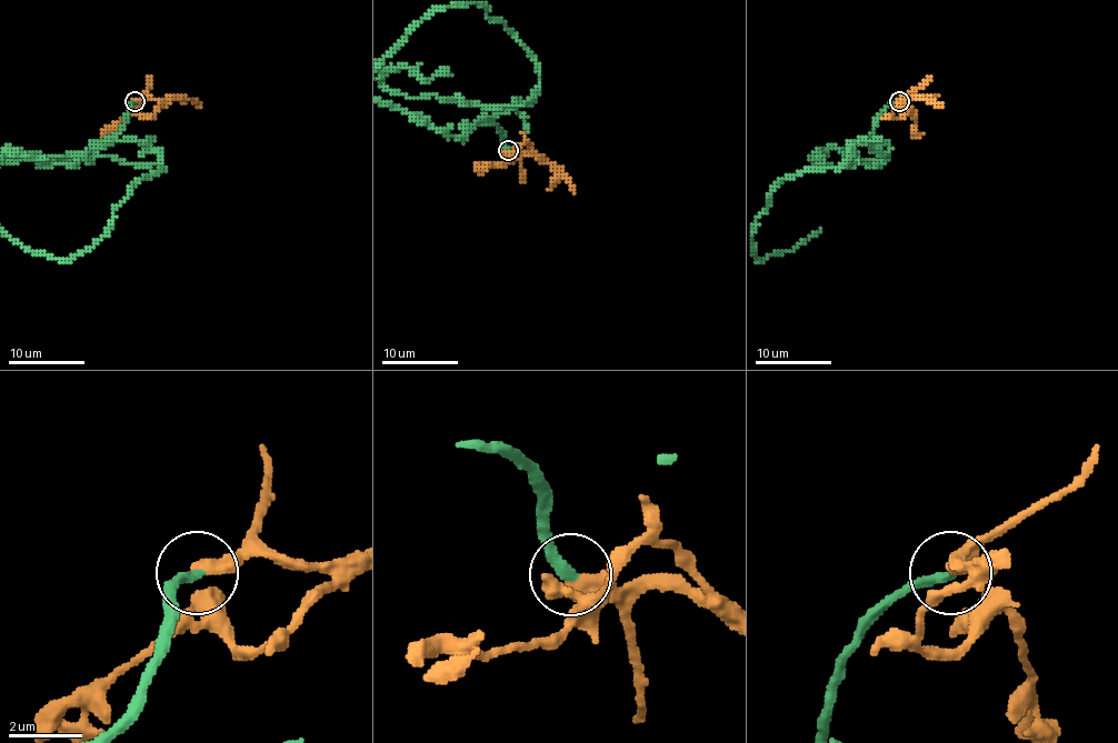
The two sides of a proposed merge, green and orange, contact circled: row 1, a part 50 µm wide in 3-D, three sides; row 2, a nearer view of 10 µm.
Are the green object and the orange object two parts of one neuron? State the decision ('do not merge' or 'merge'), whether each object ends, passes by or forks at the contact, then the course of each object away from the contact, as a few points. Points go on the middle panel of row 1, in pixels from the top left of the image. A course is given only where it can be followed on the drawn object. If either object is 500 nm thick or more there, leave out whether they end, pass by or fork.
merge; green ends there; orange passes by; green runs (508, 150), (478, 122), (523, 107), (537, 59), (446, 6); orange runs (508, 150), (532, 150), (523, 142), (506, 160), (473, 168)

